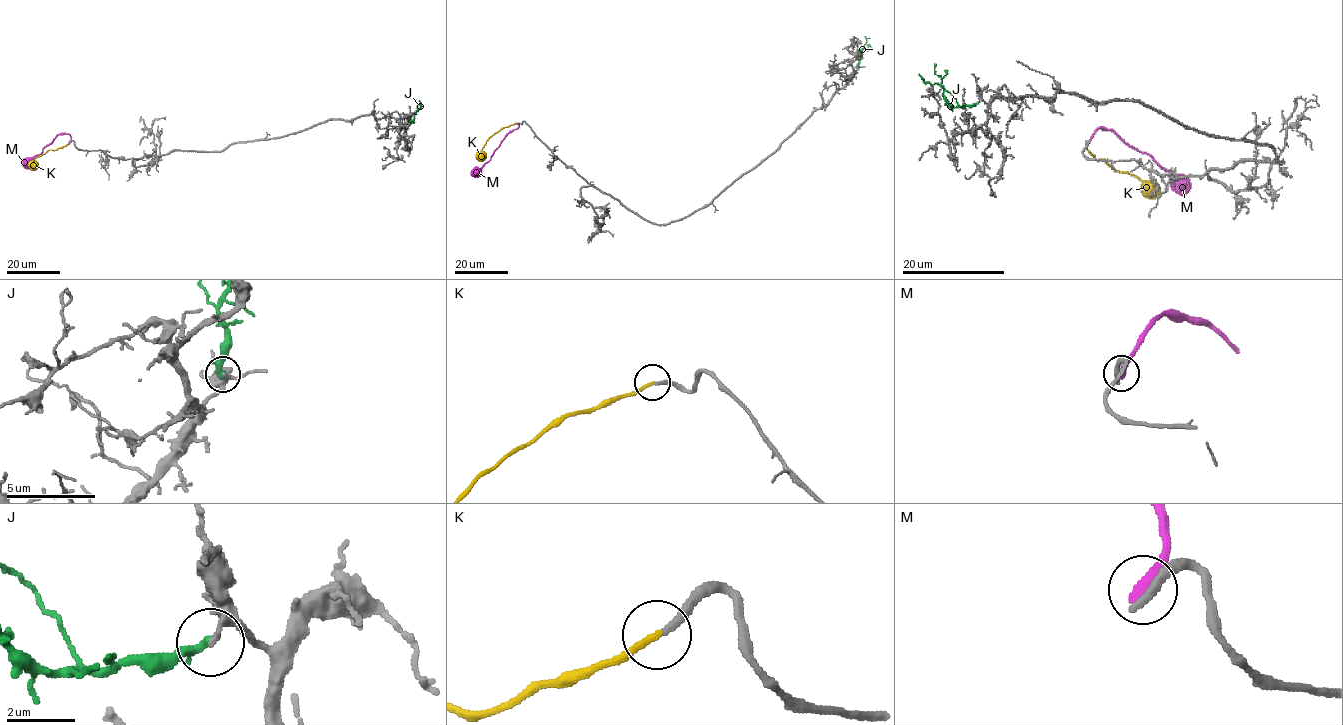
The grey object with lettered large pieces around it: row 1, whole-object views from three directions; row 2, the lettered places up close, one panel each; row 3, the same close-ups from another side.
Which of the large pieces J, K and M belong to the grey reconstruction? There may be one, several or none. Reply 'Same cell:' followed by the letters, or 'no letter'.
Same cell: K

